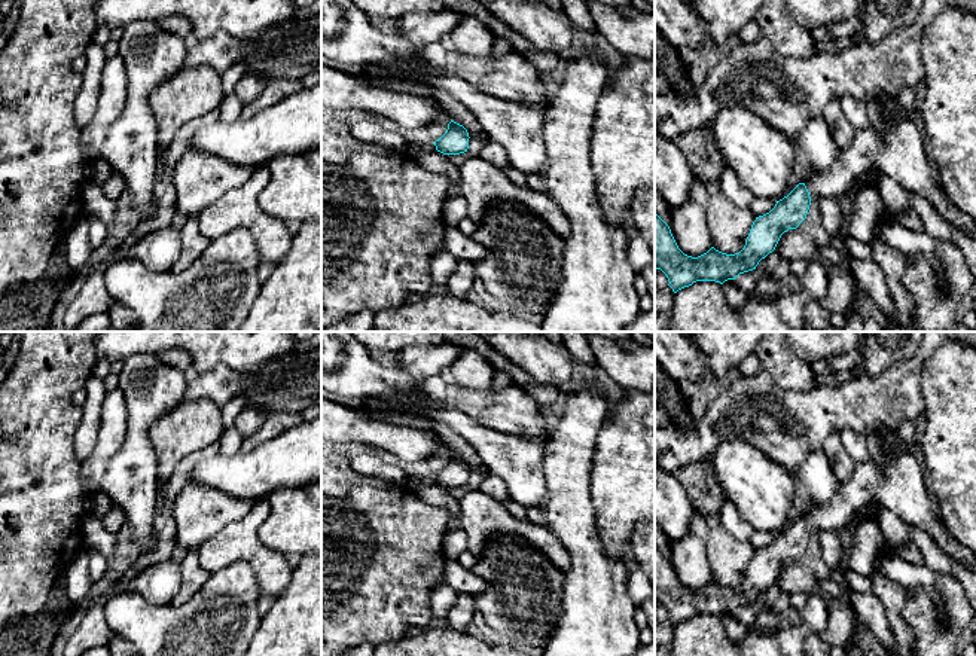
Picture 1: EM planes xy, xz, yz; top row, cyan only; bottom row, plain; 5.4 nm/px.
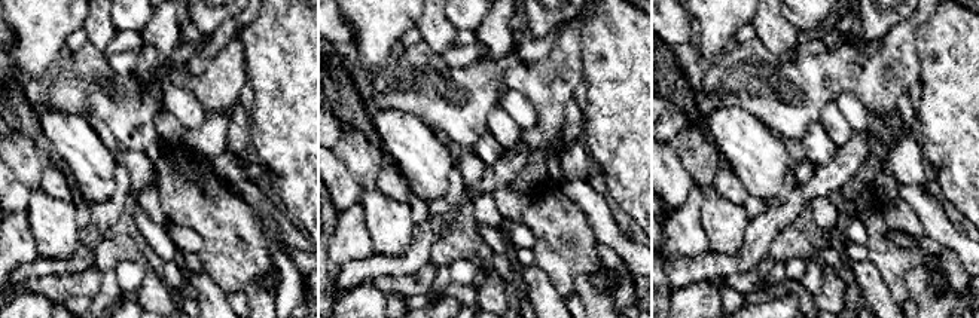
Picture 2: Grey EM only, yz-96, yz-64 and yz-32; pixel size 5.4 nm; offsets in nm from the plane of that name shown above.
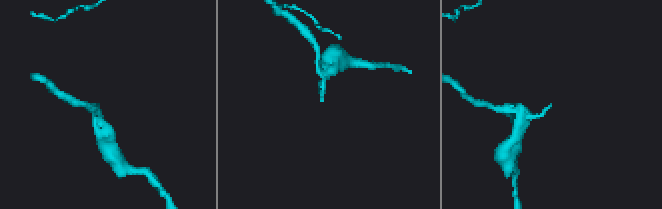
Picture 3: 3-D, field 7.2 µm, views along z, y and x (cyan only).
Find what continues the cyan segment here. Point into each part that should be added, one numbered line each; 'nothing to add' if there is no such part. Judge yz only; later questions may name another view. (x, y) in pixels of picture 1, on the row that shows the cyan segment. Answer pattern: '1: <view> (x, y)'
1: yz (897, 149)

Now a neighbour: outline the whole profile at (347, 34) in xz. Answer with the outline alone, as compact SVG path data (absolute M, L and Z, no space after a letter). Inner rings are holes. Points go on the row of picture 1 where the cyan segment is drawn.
M321 0L321 54L336 62L369 65L397 62L418 73L424 62L417 54L418 46L400 36L388 36L372 25L370 18L351 0Z

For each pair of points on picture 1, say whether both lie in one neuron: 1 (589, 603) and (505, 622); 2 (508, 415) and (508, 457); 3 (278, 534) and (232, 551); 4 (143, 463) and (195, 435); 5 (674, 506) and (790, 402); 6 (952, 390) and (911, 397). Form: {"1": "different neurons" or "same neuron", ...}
{"1": "different neurons", "2": "different neurons", "3": "different neurons", "4": "different neurons", "5": "different neurons", "6": "different neurons"}

